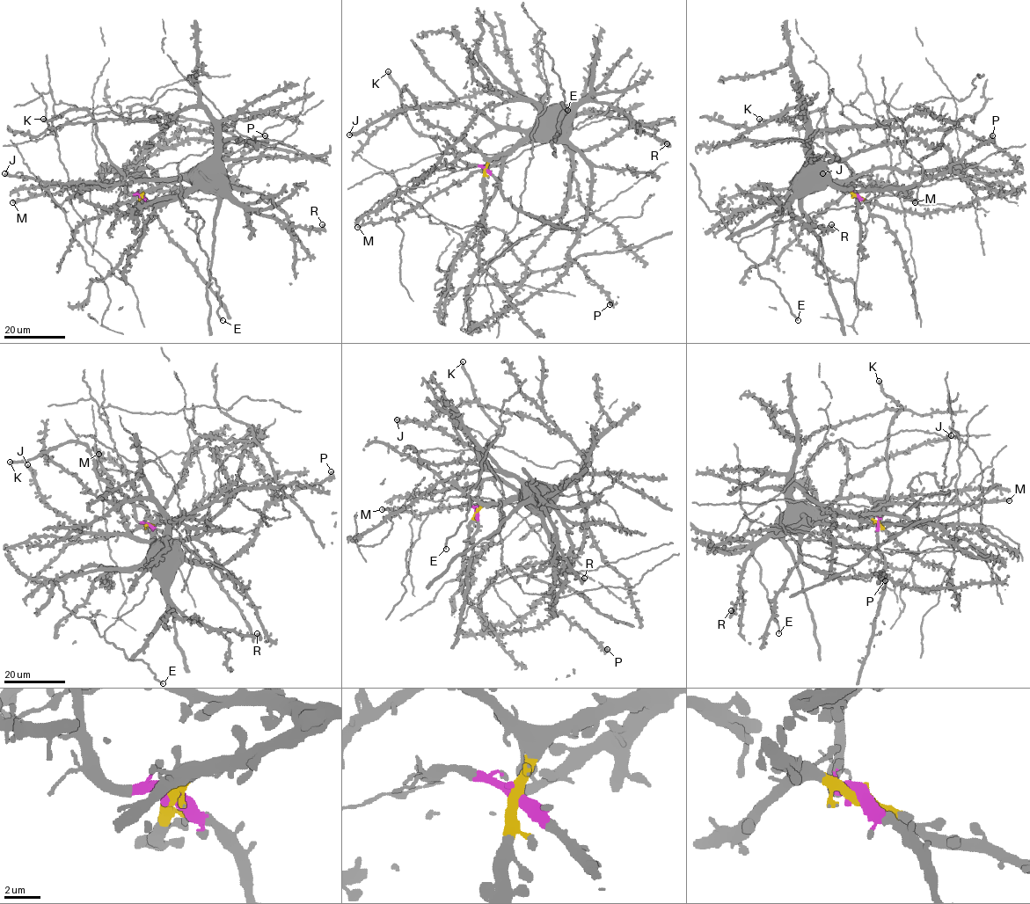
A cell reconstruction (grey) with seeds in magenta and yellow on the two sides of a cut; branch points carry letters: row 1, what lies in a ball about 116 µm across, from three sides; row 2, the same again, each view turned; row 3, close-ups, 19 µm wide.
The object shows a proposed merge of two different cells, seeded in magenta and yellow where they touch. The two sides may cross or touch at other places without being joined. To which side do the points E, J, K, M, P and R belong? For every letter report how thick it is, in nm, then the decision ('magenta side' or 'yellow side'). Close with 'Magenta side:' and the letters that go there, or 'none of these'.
E: calibre 220 nm; yellow side
J: calibre 500 nm; yellow side
K: calibre 480 nm; magenta side
M: calibre 500 nm; yellow side
P: calibre 400 nm; yellow side
R: calibre 500 nm; yellow side
Magenta side: K

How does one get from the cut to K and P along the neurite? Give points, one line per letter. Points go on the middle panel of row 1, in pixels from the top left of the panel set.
K: (485, 169), (463, 163), (443, 140), (420, 134), (412, 127), (401, 102), (398, 85), (388, 71)
P: (485, 169), (530, 140), (568, 142), (580, 154), (591, 168), (590, 199), (569, 258), (609, 304)

